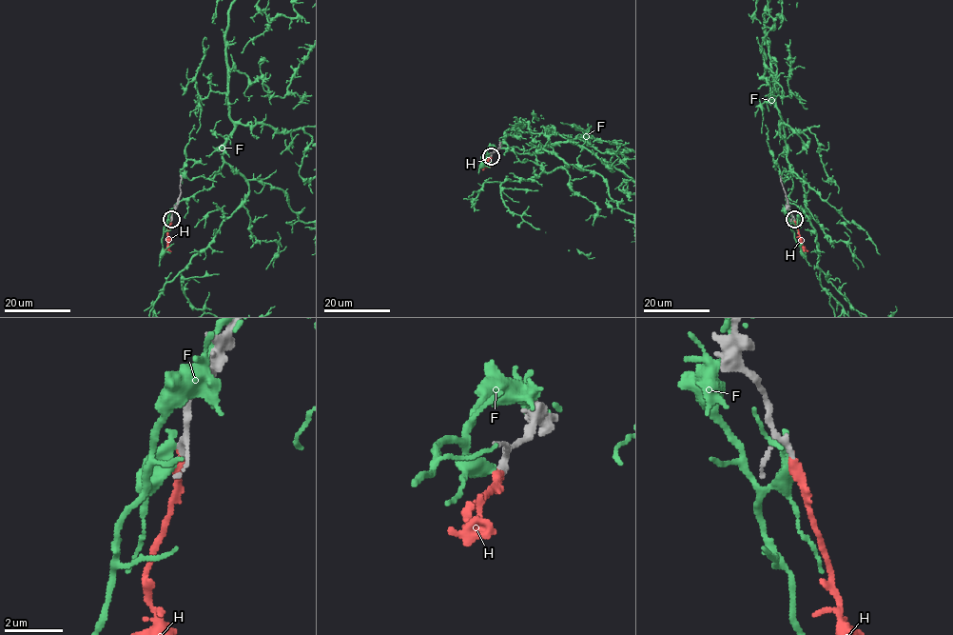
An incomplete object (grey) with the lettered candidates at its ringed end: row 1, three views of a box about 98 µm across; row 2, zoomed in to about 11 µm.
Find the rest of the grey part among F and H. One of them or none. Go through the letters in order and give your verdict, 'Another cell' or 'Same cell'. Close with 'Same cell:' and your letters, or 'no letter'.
F: Another cell
H: Same cell
Same cell: H

